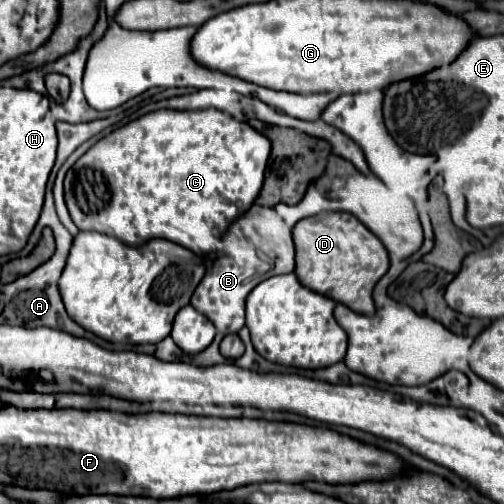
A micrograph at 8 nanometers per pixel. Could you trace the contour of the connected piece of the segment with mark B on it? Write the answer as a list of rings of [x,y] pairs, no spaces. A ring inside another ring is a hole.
[[[253,205],[249,207],[249,213],[237,217],[237,221],[229,225],[227,233],[223,235],[223,251],[224,254],[216,255],[219,257],[201,279],[201,285],[197,285],[191,305],[203,313],[219,333],[229,335],[237,333],[245,325],[245,297],[249,291],[273,275],[291,273],[295,269],[295,249],[291,229],[283,223],[275,209]],[[259,251],[267,259],[261,259]],[[220,256],[225,261],[219,261]]]

